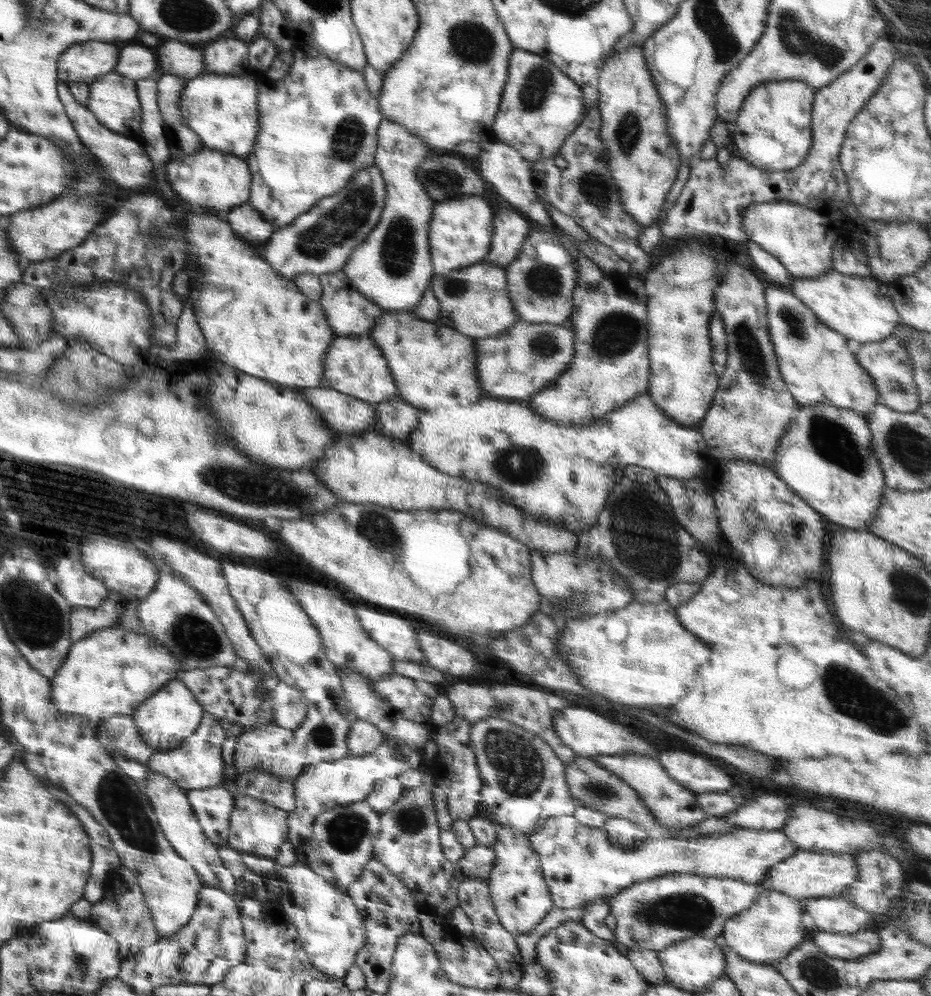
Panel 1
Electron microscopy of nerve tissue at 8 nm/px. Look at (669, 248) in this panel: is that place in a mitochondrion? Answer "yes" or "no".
no

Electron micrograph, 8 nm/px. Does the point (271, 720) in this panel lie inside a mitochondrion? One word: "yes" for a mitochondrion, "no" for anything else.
no

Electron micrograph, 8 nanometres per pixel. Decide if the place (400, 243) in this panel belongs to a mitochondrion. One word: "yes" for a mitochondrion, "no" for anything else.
yes

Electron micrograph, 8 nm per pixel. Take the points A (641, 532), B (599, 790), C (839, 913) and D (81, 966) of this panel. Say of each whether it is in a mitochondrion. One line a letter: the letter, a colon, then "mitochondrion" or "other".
A: mitochondrion
B: mitochondrion
C: other
D: mitochondrion

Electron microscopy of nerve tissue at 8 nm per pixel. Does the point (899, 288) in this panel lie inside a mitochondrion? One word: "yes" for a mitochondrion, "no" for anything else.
no

